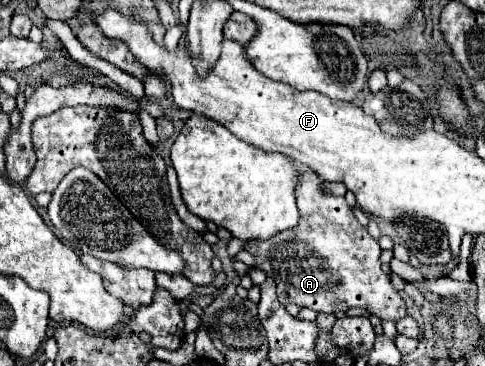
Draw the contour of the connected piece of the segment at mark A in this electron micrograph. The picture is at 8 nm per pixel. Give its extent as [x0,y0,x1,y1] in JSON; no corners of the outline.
[244,172,404,320]

